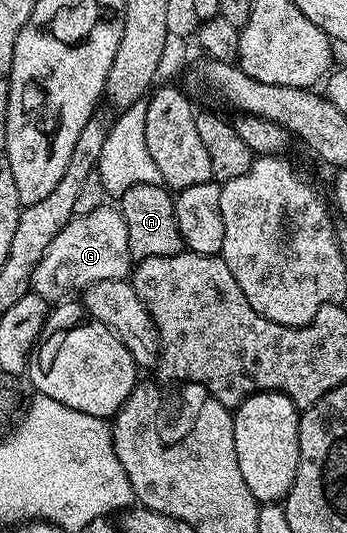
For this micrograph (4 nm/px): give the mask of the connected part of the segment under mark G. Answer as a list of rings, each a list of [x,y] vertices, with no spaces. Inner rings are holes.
[[[106,204],[102,208],[94,208],[94,212],[76,214],[58,236],[50,242],[50,248],[42,256],[32,273],[31,289],[35,293],[47,295],[48,286],[53,286],[56,290],[77,290],[83,292],[97,282],[106,280],[127,279],[133,269],[134,259],[128,247],[128,237],[126,236],[126,220],[120,215],[119,209],[115,205]]]

